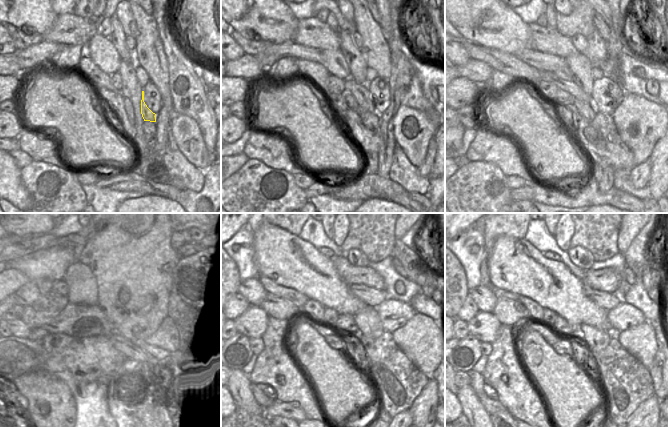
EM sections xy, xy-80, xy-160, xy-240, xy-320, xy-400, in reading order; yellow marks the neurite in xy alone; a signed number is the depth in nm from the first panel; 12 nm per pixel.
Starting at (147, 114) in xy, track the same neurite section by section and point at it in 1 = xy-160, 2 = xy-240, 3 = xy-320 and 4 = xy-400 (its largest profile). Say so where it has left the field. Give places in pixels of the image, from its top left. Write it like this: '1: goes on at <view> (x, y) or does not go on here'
1: goes on at xy-160 (569, 86)
2: goes on at xy-240 (78, 298)
3: goes on at xy-320 (296, 298)
4: goes on at xy-400 (484, 270)

